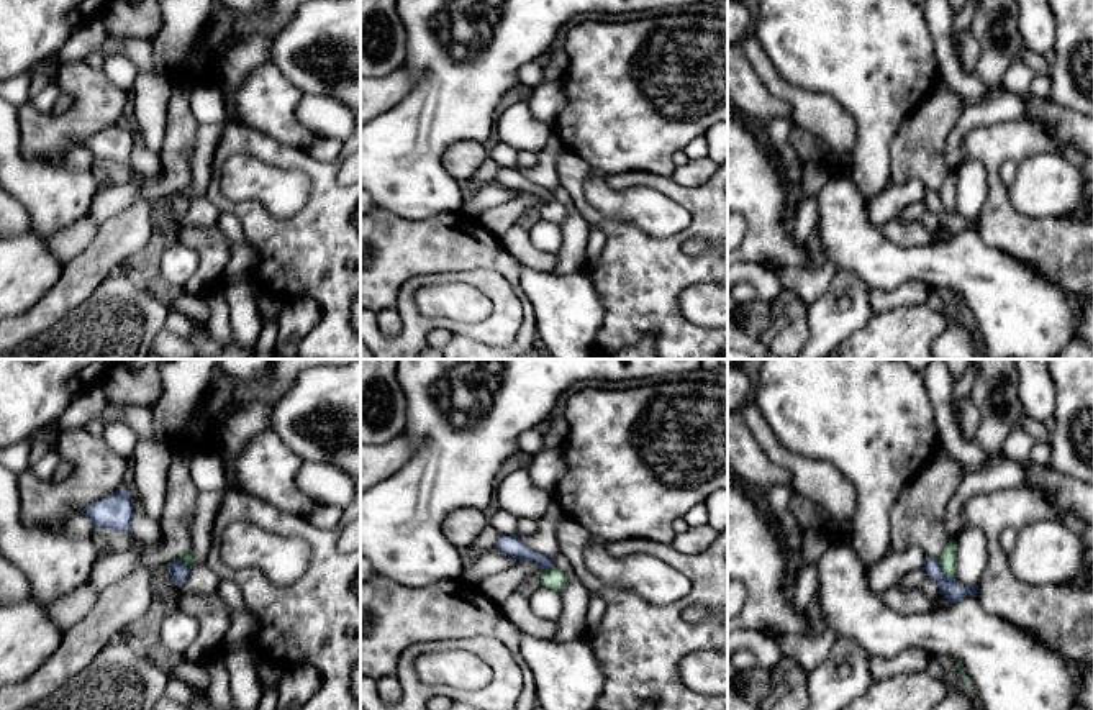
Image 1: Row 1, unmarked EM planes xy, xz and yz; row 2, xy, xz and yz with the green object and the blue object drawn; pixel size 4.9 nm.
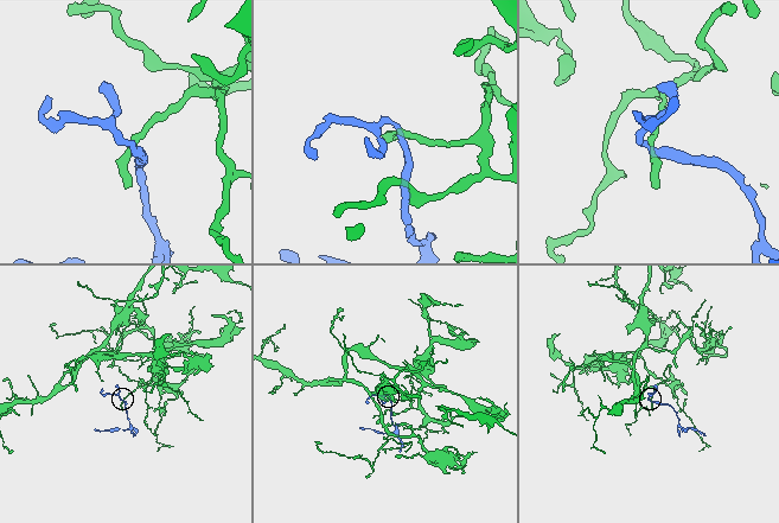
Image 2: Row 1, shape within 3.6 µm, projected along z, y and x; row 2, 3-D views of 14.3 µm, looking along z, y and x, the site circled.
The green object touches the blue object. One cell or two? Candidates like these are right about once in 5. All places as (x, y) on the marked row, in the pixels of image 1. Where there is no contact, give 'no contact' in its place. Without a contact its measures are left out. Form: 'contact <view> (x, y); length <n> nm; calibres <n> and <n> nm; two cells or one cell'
contact yz (943, 571); length 130 nm; calibres 90 and 100 nm; two cells

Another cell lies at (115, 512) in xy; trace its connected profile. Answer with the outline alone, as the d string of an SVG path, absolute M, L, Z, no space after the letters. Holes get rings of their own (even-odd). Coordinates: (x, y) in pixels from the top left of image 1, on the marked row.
M125 489L90 503L84 508L95 528L113 531L131 531L133 525L133 502L131 494Z

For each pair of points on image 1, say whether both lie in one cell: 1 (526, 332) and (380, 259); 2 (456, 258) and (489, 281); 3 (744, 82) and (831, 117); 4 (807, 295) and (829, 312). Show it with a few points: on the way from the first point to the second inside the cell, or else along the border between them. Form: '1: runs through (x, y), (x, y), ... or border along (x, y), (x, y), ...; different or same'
1: runs through (517, 286), (513, 277), (489, 253), (426, 253); same
2: border along (435, 274), (492, 269), (508, 282); different
3: border along (748, 59), (761, 82), (790, 105), (792, 118); different
4: border along (836, 271), (828, 287), (815, 300), (800, 307); different

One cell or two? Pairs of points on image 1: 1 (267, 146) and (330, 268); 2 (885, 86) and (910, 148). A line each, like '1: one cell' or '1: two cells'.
1: one cell
2: two cells

